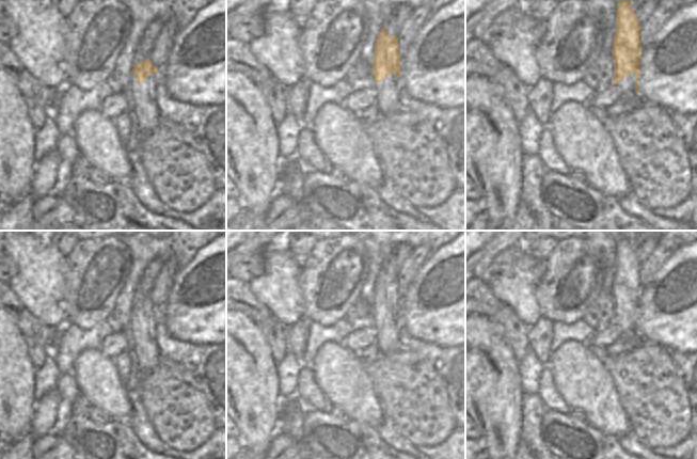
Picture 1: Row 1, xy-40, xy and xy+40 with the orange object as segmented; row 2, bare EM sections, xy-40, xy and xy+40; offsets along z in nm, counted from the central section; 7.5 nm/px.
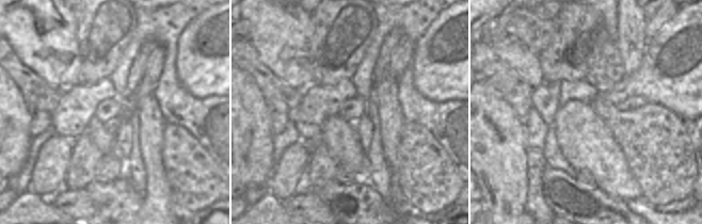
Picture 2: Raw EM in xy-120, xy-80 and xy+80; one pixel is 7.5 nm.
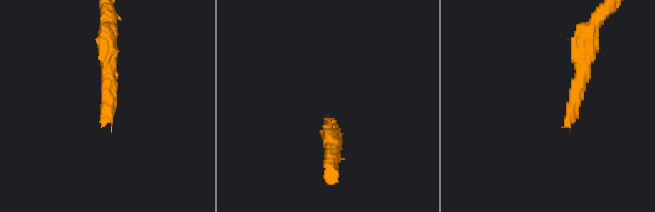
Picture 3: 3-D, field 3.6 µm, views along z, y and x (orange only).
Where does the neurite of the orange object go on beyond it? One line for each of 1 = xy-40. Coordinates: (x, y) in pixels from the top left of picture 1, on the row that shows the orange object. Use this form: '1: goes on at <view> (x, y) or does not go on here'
1: goes on at xy-40 (143, 100)

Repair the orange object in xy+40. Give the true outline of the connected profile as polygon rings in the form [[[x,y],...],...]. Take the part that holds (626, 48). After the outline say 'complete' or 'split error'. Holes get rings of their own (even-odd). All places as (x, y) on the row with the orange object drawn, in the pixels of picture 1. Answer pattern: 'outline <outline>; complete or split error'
outline [[[620,0],[616,4],[616,32],[612,43],[614,58],[614,79],[622,90],[622,97],[634,97],[637,94],[639,79],[639,23],[630,0]]]; split error

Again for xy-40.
outline [[[147,57],[133,65],[127,93],[131,94],[131,109],[138,122],[140,137],[151,133],[157,126],[160,115],[155,90],[159,83],[159,73]]]; split error

